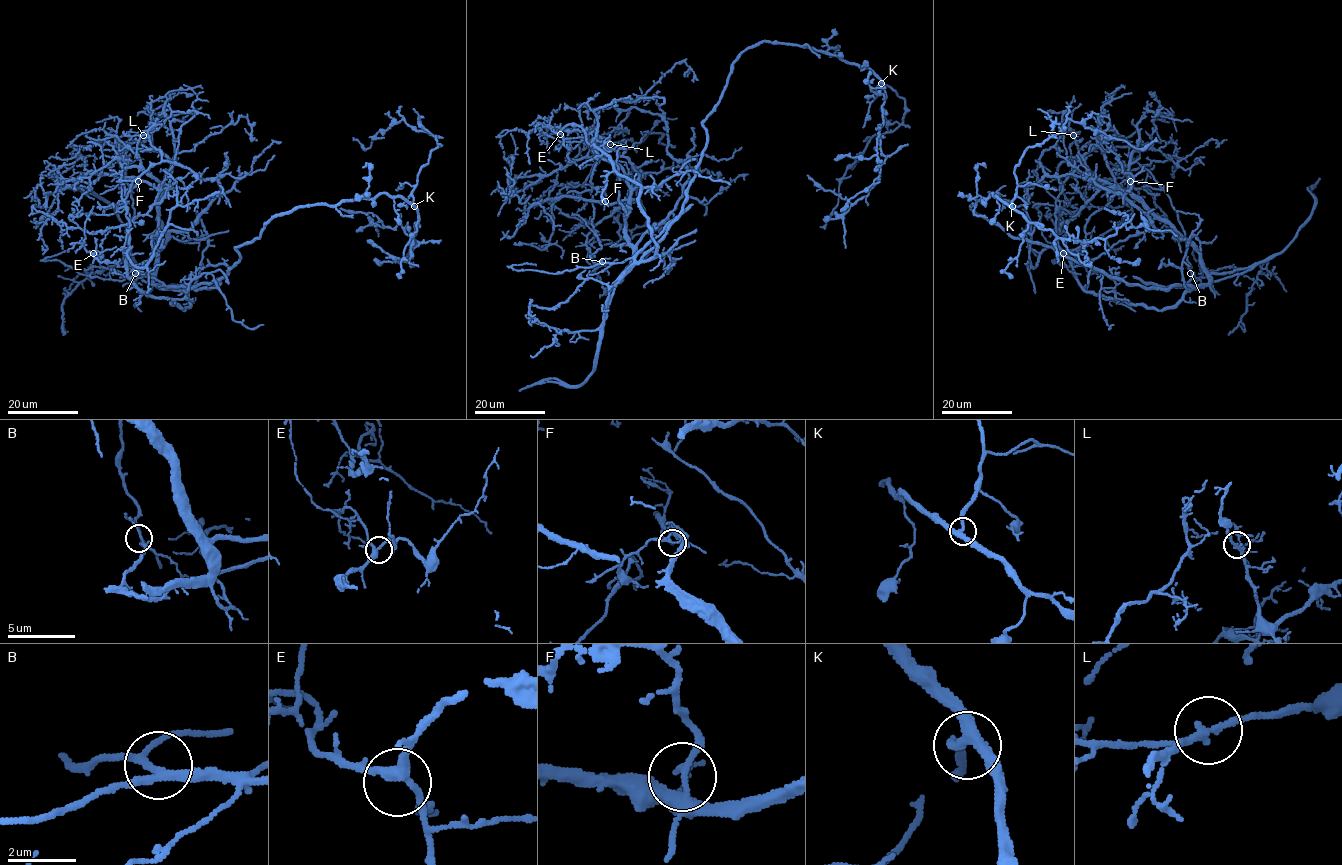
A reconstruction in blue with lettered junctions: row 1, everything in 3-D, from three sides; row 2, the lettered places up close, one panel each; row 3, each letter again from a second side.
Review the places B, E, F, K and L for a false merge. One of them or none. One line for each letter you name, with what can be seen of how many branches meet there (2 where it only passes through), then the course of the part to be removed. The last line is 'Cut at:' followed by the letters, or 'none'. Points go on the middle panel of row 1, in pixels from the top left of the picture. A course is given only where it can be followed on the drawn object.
F: 3 branches meet; foreign part runs (605, 200), (590, 181), (595, 139), (640, 186), (657, 250), (613, 285), (586, 379), (546, 378), (519, 391)
Cut at: F

